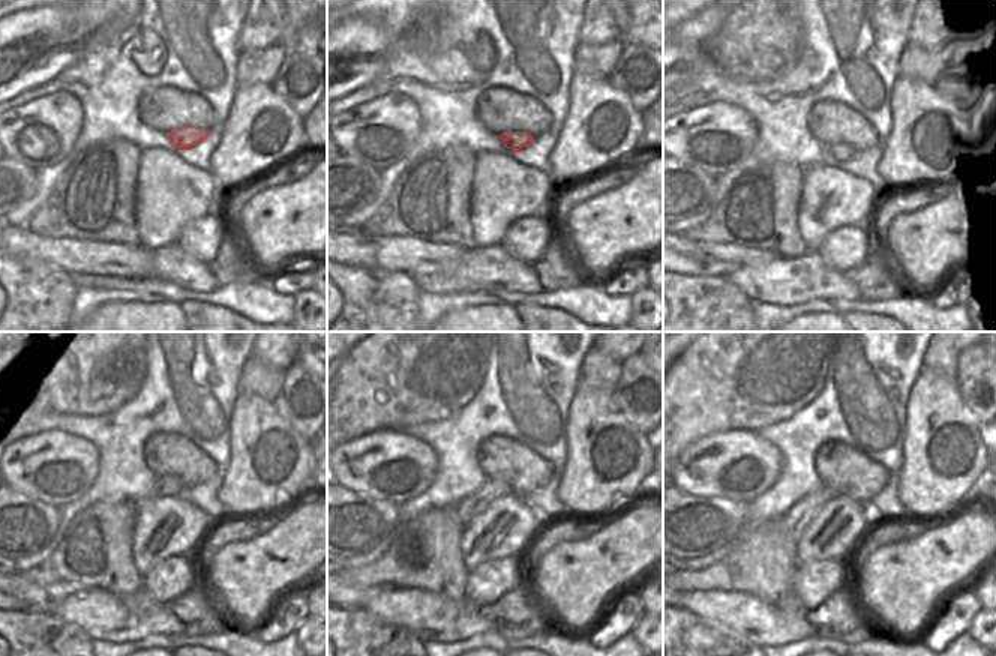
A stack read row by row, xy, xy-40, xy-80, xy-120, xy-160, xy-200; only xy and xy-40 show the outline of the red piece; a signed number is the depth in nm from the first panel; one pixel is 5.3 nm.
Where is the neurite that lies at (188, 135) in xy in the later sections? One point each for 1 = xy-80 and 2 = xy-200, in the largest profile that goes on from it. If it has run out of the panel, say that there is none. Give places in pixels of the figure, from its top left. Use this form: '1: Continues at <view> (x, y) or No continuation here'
1: Continues at xy-80 (840, 152)
2: Continues at xy-200 (806, 509)

